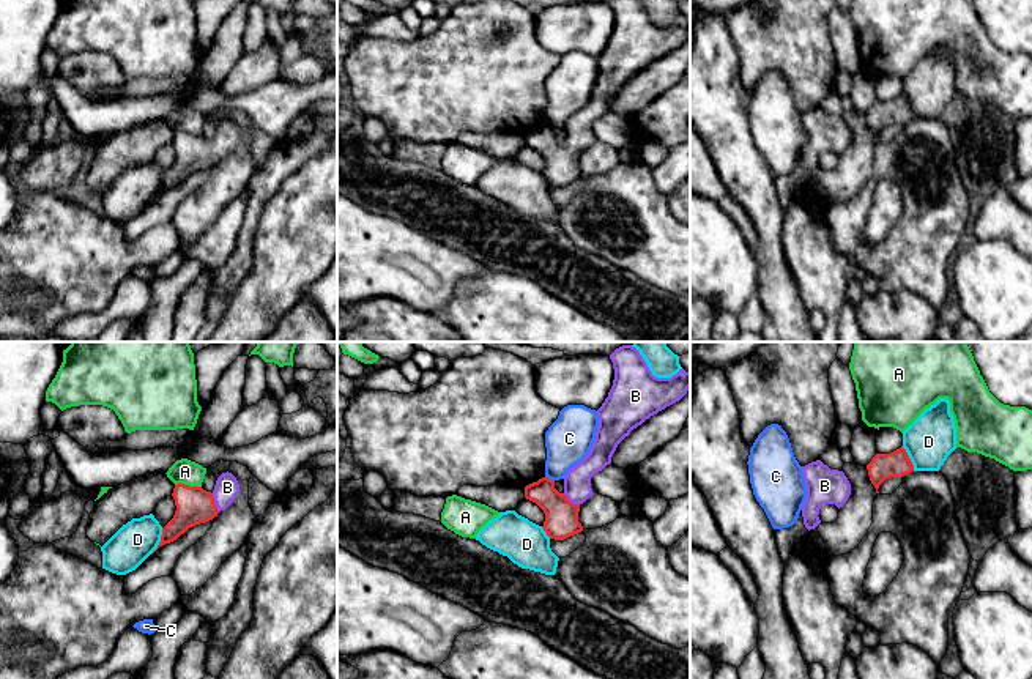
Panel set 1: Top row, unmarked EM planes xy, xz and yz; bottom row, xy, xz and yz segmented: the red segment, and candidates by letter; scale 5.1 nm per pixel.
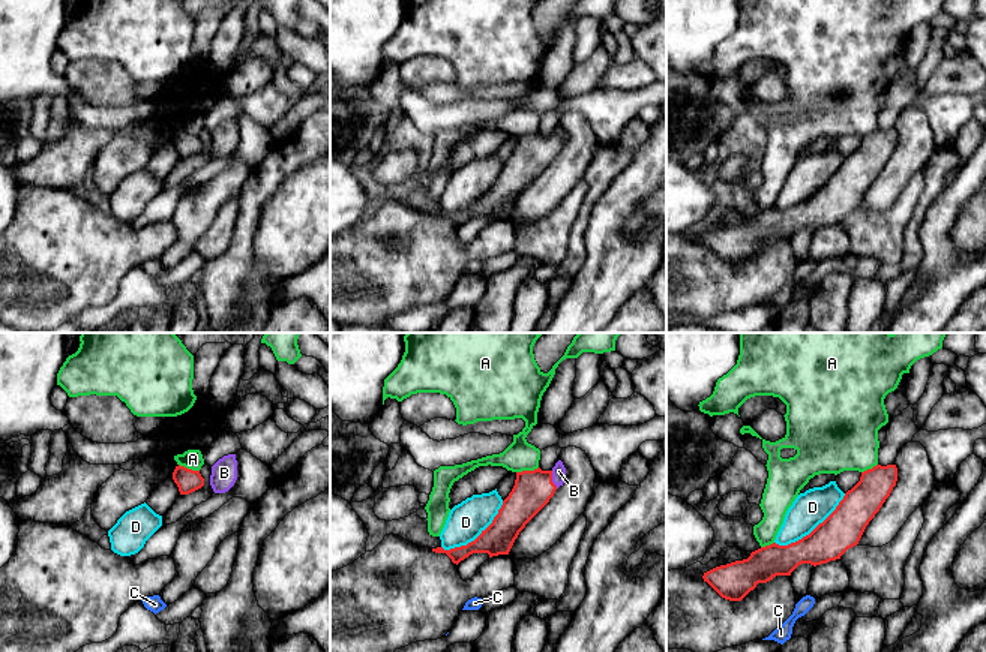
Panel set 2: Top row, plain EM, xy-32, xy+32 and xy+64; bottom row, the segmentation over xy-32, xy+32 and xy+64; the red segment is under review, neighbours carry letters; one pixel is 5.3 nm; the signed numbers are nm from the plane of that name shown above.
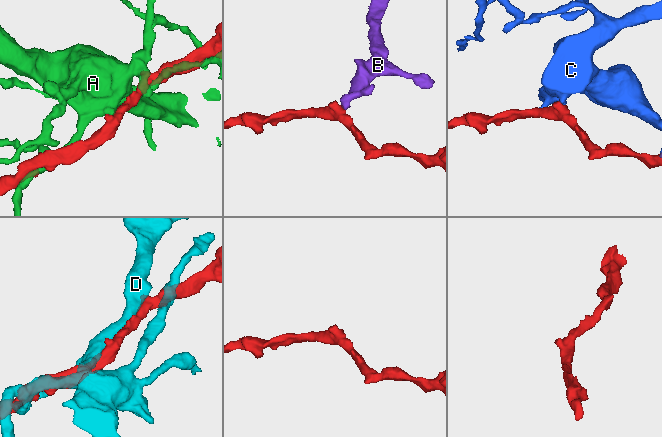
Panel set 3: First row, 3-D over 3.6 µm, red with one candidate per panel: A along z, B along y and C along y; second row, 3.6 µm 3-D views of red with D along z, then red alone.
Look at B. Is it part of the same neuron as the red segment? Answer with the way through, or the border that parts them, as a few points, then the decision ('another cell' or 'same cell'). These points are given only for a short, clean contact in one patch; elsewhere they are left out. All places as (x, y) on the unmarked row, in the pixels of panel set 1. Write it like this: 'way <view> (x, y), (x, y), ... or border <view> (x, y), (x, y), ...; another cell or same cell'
way xy (194, 153), (215, 150), (227, 134); same cell

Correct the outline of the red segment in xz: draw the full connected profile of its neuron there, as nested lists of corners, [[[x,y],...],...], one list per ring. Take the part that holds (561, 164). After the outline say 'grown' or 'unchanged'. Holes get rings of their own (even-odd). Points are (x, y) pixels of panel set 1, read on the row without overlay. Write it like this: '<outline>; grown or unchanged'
[[[611,0],[614,16],[613,33],[597,57],[599,74],[589,101],[564,124],[564,139],[555,135],[547,123],[525,134],[525,145],[536,150],[545,161],[544,178],[550,186],[564,187],[583,178],[578,169],[580,153],[592,142],[591,124],[611,110],[618,91],[646,66],[679,49],[690,36],[690,19],[681,16],[671,25],[657,25],[640,0]]]; grown

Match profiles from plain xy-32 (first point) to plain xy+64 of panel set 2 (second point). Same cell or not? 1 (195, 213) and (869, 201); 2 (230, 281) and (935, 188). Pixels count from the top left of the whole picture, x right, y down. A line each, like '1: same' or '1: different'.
1: same
2: same

